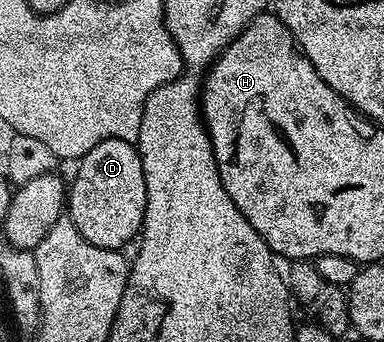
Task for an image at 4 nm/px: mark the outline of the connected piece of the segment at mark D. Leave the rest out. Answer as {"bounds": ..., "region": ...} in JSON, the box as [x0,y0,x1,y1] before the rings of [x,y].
{"bounds":[67,138,145,250],"region":[[[108,138],[76,163],[77,175],[67,186],[67,218],[91,244],[121,250],[138,237],[145,220],[145,177],[136,145]]]}

